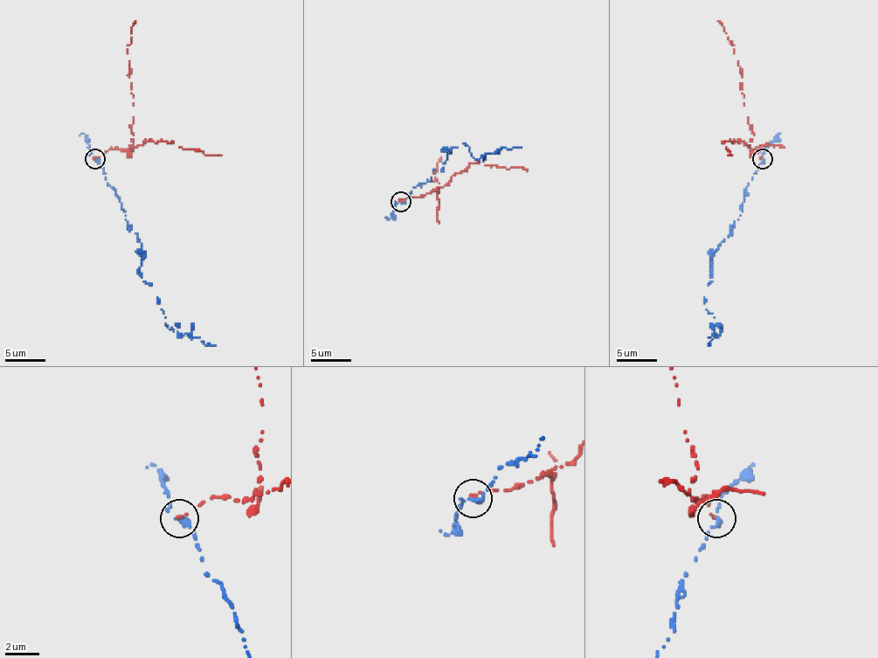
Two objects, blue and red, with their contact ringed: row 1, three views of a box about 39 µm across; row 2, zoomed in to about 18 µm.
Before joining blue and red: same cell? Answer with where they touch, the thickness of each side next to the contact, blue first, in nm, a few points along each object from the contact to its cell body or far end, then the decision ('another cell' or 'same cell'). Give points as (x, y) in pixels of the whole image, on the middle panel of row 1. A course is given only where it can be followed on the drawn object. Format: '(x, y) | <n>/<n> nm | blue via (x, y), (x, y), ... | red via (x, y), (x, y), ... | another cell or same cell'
(400, 202) | 360/180 nm | blue via (401, 201), (413, 187), (431, 181), (447, 149), (465, 143), (475, 159), (483, 159), (503, 147), (521, 147) | red via (399, 201), (437, 189), (438, 193), (438, 183), (435, 181), (433, 173), (437, 171), (437, 163), (441, 157) | another cell

